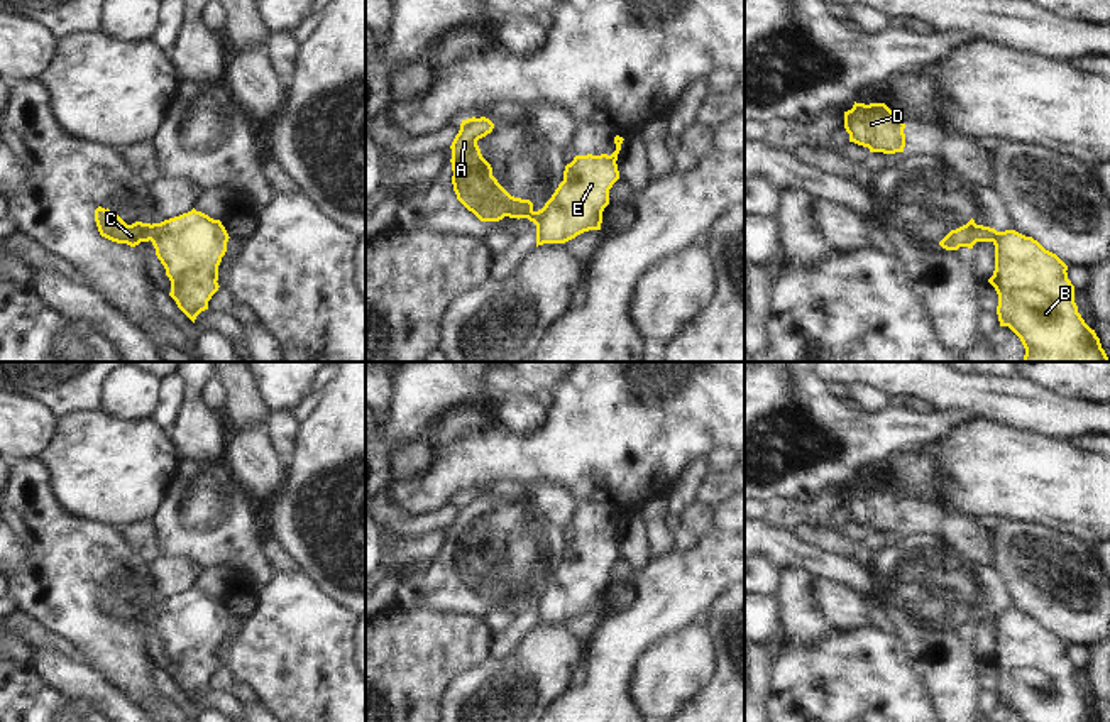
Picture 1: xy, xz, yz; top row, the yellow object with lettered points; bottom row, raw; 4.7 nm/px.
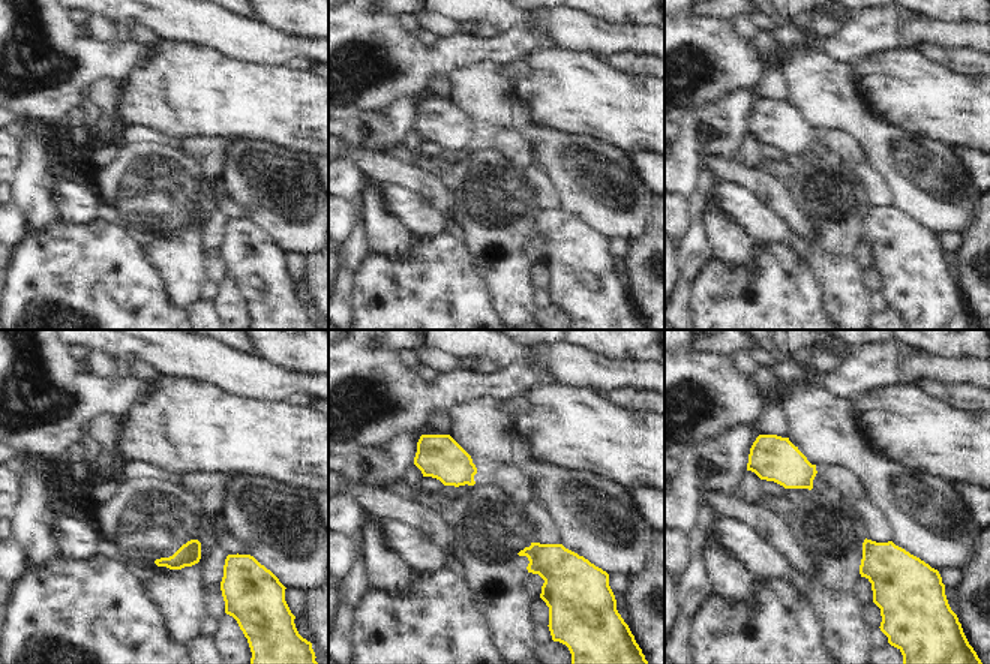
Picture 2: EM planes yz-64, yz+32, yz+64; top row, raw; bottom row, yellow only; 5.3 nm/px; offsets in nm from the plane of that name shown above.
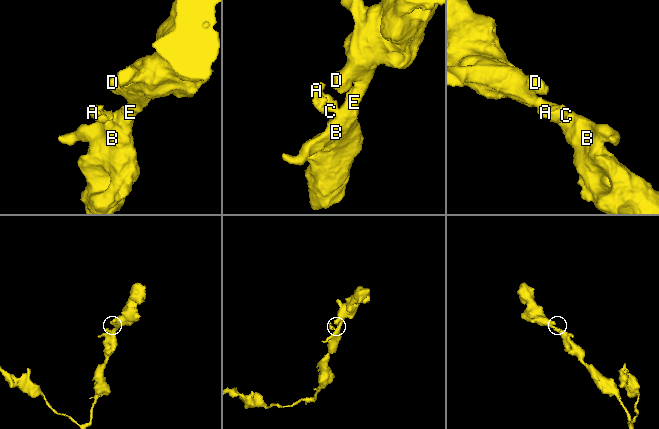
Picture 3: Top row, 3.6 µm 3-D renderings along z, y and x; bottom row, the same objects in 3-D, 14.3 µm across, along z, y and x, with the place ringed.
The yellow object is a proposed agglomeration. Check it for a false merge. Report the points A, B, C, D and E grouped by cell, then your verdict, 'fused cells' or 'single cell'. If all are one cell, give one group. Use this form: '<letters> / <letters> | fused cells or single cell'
A C / B D E | fused cells

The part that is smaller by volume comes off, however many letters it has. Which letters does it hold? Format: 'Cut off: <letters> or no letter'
Cut off: A, C

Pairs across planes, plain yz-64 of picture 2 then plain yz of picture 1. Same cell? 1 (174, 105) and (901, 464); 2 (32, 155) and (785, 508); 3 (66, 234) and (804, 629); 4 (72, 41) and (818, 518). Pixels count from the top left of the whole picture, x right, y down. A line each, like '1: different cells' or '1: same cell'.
1: different cells
2: different cells
3: different cells
4: different cells

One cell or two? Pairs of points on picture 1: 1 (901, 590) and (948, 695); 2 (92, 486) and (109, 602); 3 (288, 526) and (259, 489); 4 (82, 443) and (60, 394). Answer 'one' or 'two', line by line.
1: one
2: two
3: two
4: two

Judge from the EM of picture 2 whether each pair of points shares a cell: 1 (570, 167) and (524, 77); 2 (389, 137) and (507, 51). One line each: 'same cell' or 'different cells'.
1: different cells
2: different cells

